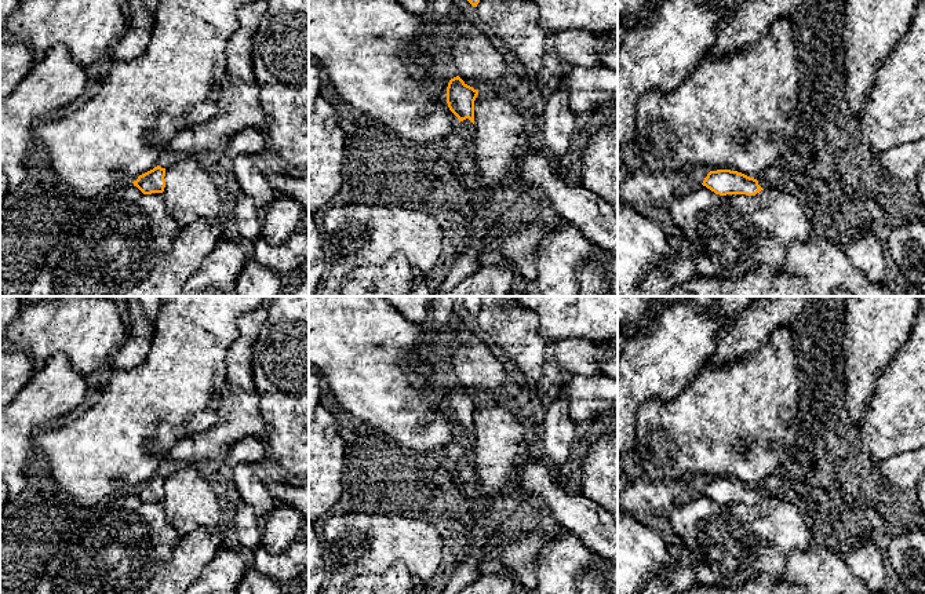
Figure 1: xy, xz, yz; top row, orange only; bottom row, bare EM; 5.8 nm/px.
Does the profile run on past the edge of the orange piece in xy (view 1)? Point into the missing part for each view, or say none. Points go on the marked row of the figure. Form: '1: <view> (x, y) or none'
1: none

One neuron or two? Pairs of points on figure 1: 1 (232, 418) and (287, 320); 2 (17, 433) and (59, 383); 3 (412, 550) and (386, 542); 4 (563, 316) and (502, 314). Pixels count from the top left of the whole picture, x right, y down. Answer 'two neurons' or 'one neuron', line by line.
1: two neurons
2: one neuron
3: one neuron
4: two neurons

